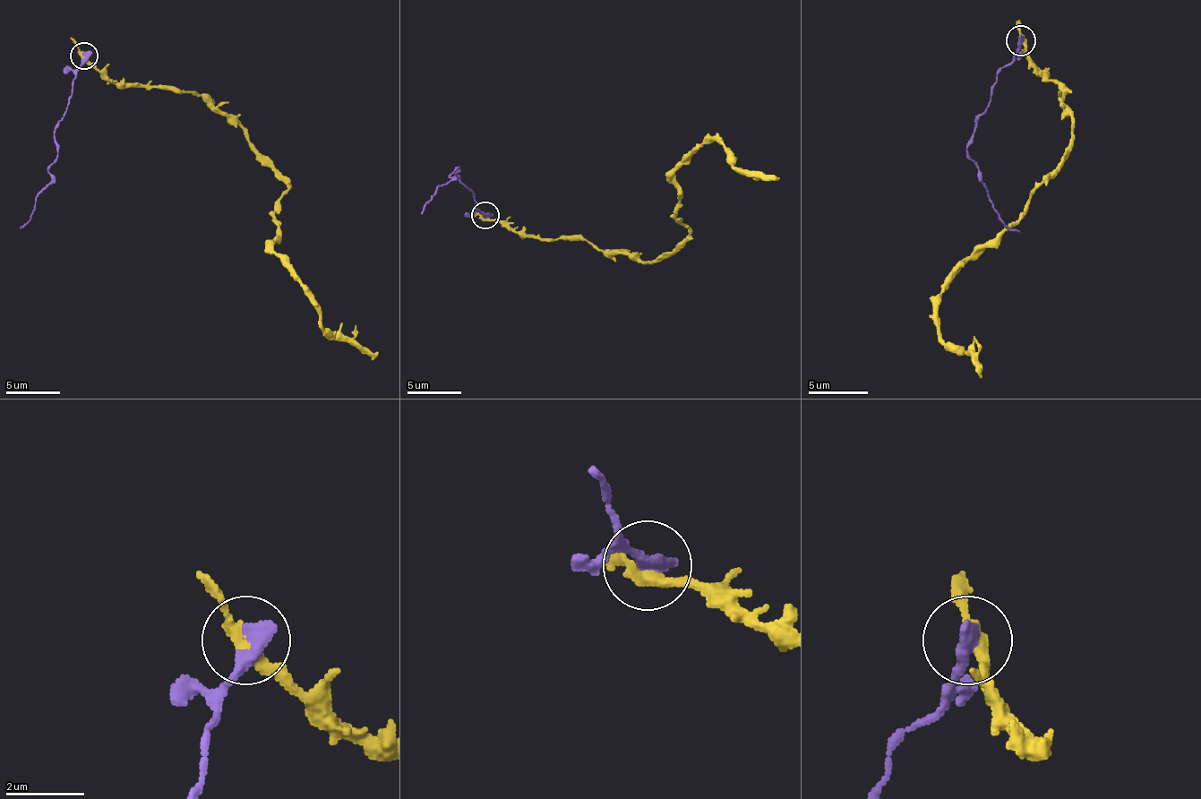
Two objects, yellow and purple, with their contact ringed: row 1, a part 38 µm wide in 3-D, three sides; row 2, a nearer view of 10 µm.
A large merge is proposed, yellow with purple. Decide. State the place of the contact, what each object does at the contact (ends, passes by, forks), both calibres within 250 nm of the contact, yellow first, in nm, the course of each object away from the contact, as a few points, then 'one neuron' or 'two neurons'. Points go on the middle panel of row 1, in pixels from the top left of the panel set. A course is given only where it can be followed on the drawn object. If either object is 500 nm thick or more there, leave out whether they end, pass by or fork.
(484, 215) | yellow passes by | purple ends | 340/480 nm | yellow via (484, 216), (519, 235), (579, 237), (660, 262), (687, 235), (673, 173), (706, 141), (738, 167), (779, 178) | purple via (484, 216), (474, 192), (454, 176), (458, 167), (449, 176), (451, 178), (438, 186), (422, 213) | two neurons

